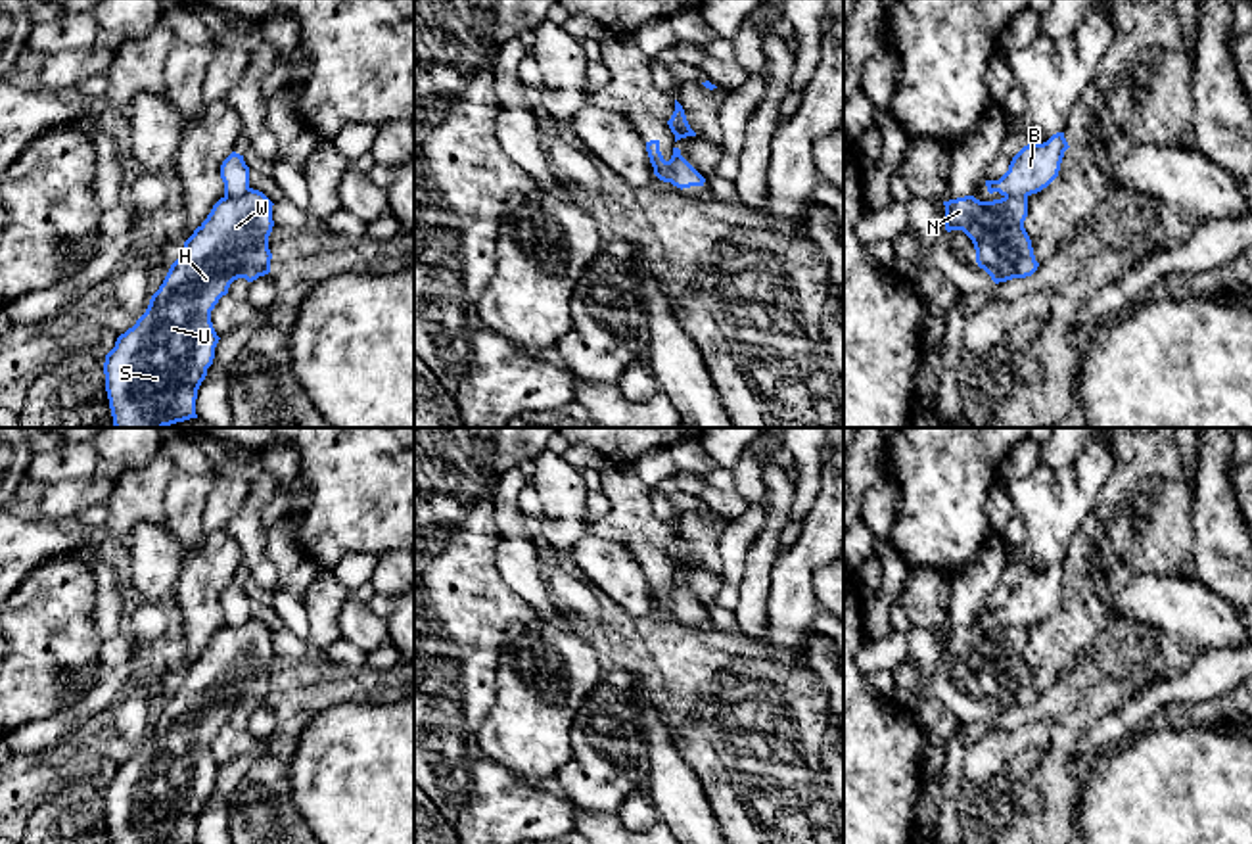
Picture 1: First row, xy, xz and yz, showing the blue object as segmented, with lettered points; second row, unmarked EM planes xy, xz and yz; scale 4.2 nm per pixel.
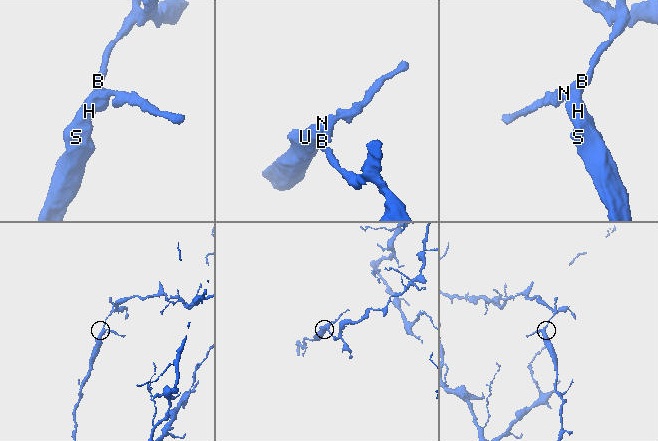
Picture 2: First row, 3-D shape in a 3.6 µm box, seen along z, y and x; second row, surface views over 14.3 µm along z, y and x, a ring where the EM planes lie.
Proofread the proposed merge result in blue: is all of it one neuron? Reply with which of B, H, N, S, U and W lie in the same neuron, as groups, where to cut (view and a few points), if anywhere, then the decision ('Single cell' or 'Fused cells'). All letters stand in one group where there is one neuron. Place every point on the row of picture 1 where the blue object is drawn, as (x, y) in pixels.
Groups: B / H N S U W. Split along xy (250, 188), (225, 198). Fused cells

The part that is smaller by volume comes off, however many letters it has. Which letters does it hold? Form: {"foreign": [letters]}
{"foreign": ["H", "N", "S", "U", "W"]}

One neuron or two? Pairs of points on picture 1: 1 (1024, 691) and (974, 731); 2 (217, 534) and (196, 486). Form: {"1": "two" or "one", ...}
{"1": "two", "2": "two"}

